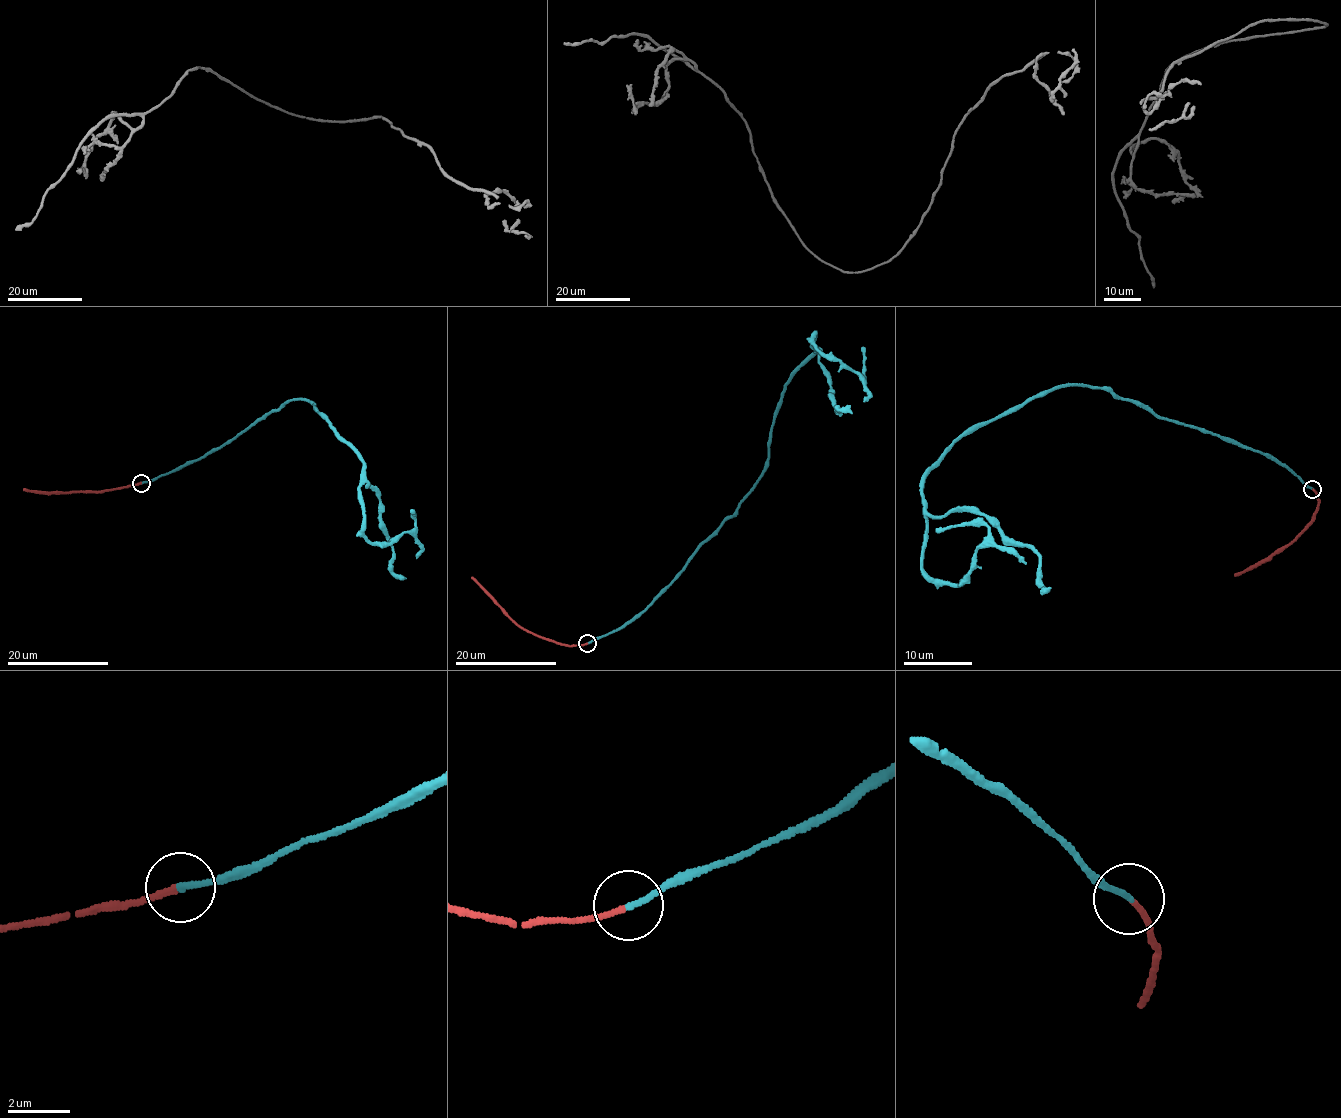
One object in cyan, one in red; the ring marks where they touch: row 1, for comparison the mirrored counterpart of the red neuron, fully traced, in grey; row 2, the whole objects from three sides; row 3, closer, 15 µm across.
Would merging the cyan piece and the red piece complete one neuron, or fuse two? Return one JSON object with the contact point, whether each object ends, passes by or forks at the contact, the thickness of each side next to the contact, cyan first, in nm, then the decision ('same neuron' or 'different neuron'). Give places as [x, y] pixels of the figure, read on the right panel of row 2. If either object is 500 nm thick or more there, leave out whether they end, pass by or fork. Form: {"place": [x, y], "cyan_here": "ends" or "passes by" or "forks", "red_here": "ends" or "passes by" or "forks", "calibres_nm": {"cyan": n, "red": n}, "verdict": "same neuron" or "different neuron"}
{"place": [1312, 489], "cyan_here": "ends", "red_here": "ends", "calibres_nm": {"cyan": 180, "red": 180}, "verdict": "same neuron"}

